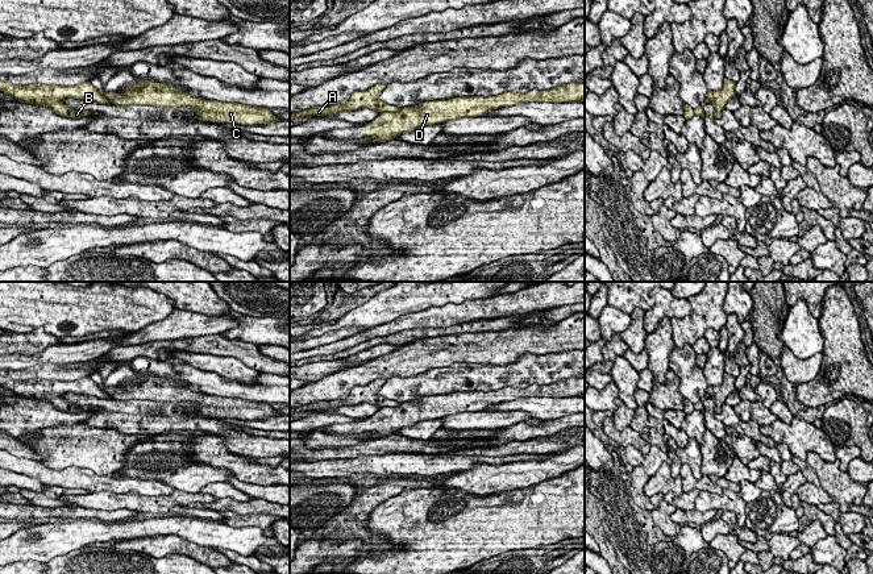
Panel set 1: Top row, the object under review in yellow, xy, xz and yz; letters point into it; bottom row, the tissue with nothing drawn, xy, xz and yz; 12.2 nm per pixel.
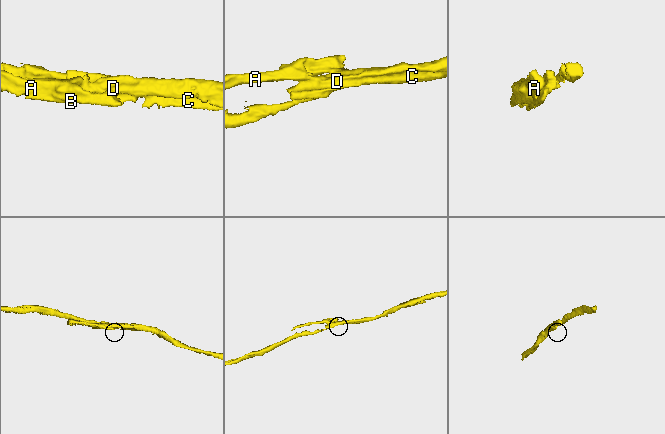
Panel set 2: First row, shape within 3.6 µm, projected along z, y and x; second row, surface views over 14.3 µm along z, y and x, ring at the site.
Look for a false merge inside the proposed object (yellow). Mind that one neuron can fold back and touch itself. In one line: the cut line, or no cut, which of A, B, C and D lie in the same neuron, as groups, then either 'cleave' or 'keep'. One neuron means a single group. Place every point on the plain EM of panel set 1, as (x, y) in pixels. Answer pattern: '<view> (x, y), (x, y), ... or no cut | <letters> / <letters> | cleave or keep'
xz (402, 403), (381, 408) | A B / C D | cleave

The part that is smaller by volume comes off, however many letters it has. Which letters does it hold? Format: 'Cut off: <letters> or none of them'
Cut off: A, B

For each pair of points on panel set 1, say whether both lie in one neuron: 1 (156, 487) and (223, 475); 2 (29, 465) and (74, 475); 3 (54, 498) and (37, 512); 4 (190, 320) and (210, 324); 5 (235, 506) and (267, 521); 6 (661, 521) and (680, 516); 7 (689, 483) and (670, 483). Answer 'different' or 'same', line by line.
1: different
2: same
3: different
4: same
5: different
6: different
7: different

